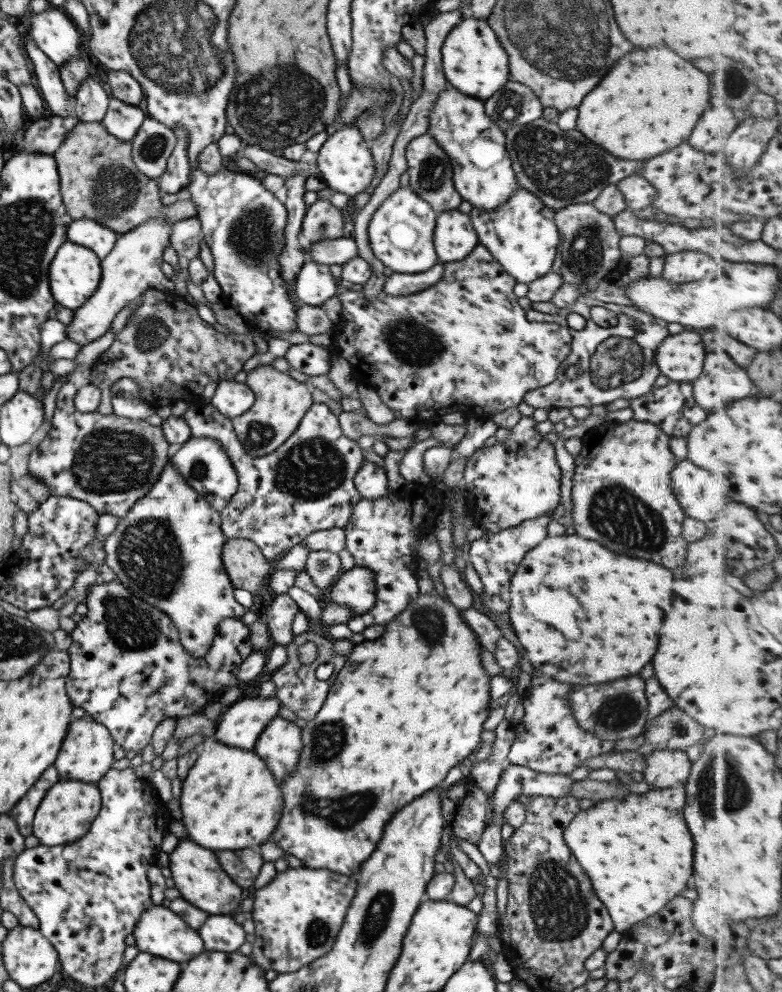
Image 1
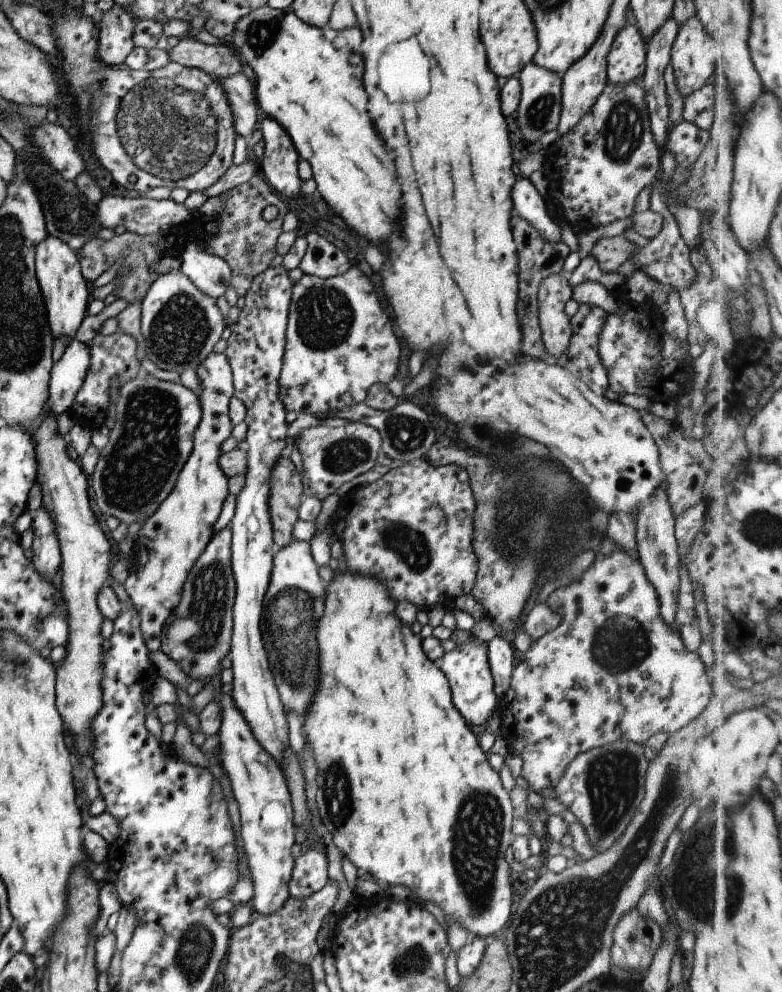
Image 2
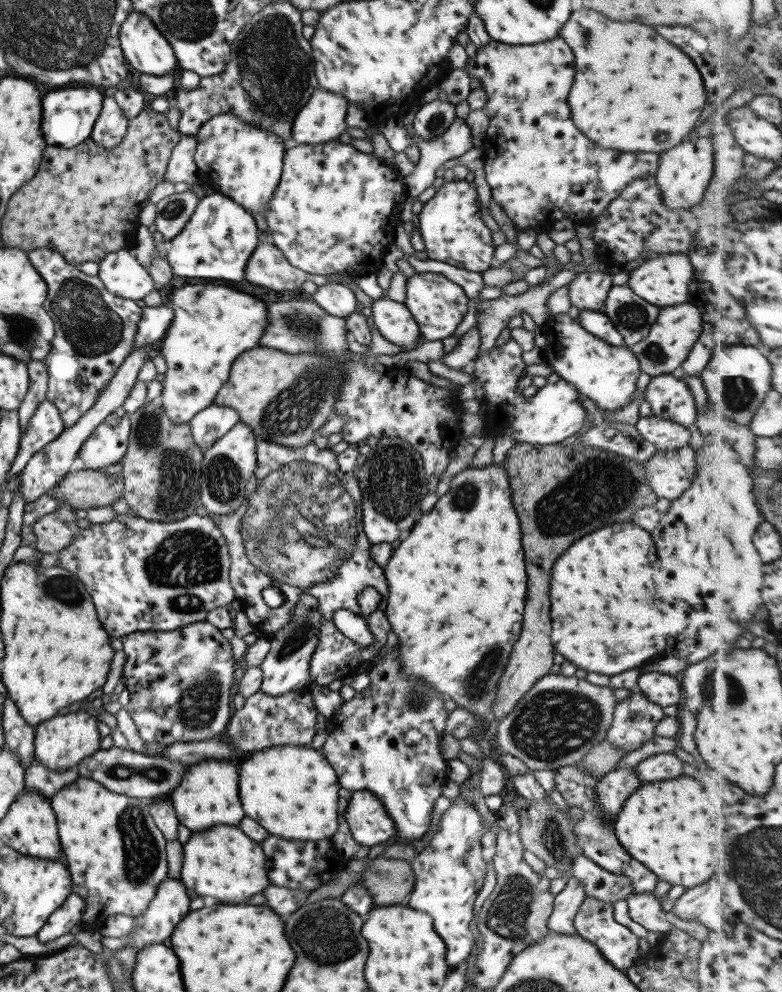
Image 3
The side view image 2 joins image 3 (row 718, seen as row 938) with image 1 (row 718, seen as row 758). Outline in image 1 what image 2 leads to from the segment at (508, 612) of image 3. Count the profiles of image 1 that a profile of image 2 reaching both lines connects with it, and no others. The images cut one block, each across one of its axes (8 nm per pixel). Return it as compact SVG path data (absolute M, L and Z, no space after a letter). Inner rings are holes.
M419 593L415 596L407 608L403 609L395 618L384 624L383 634L375 640L363 640L352 644L351 652L346 655L343 666L334 675L331 688L327 691L325 700L317 714L306 721L301 729L303 740L303 752L299 756L299 764L291 776L287 776L281 782L281 794L283 794L283 814L275 828L273 842L285 850L287 854L295 856L303 861L303 866L311 869L330 869L332 872L350 877L361 867L362 862L373 852L377 842L381 840L385 824L407 805L411 800L421 796L424 792L438 786L445 774L455 766L466 762L467 756L477 748L481 725L492 712L489 710L489 677L483 674L483 668L479 663L481 647L476 640L476 634L465 624L461 611L451 602L446 595L439 596L437 593Z

